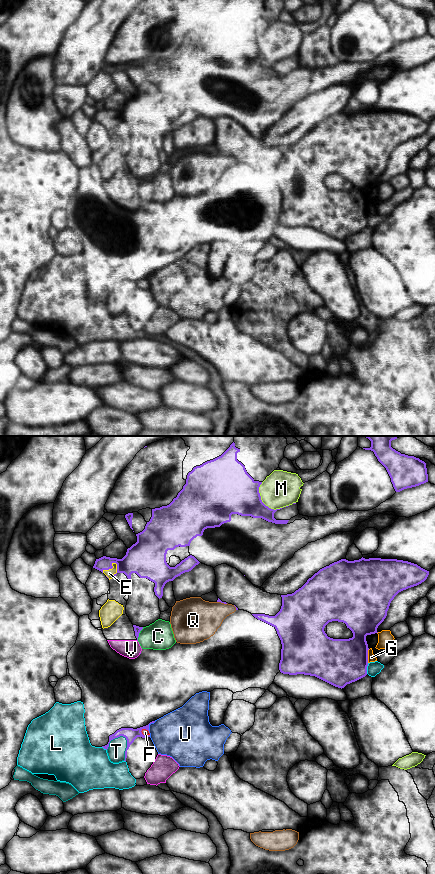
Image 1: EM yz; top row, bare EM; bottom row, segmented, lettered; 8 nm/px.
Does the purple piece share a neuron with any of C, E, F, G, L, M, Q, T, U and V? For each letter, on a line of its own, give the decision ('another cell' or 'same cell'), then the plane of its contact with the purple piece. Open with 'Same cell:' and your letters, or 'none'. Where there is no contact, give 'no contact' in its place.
Same cell: none
C: another cell | yz
E: another cell | yz
F: another cell | yz
G: another cell | yz
L: another cell | yz
M: another cell | yz
Q: another cell | yz
T: another cell | yz
U: another cell | yz
V: another cell | no contact

